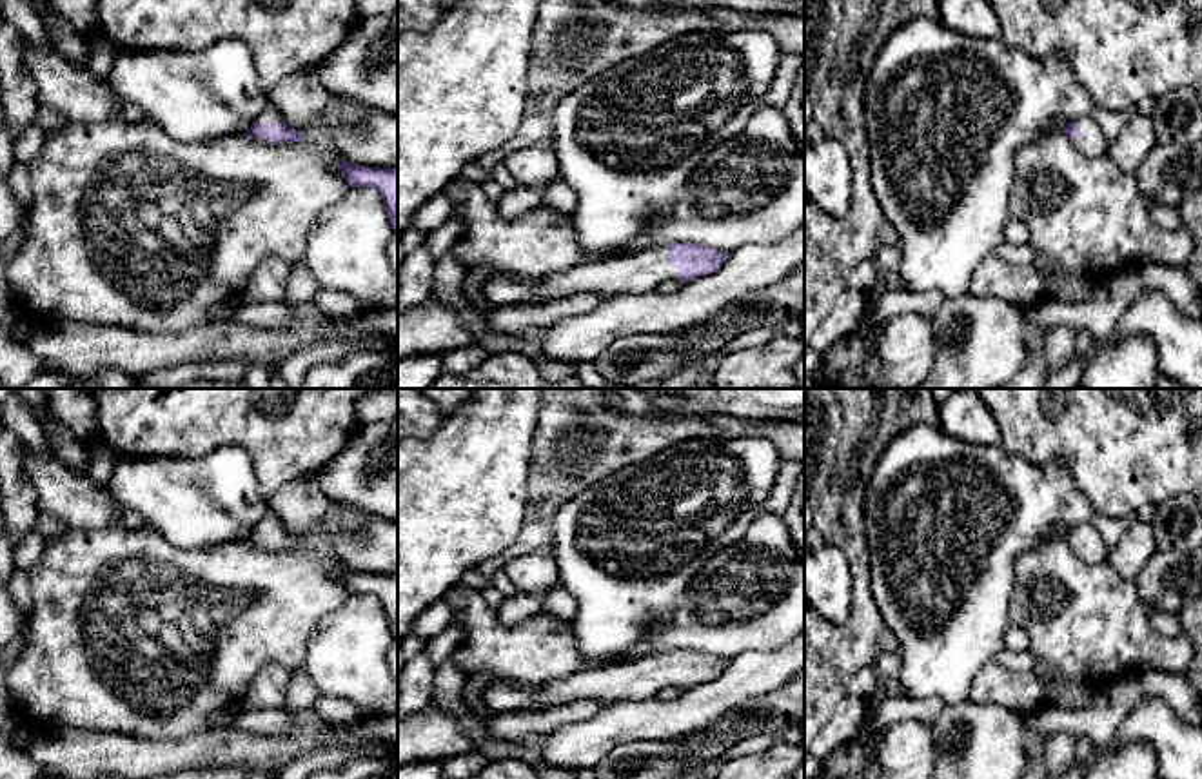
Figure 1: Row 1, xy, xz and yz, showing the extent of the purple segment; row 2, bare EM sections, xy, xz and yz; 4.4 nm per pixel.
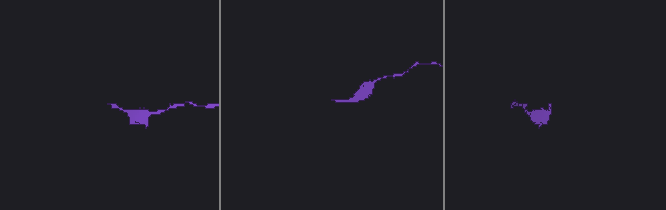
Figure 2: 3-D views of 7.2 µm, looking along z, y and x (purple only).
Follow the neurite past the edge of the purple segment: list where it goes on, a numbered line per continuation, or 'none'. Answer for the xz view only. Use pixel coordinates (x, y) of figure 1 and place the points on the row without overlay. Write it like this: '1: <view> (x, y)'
1: xz (638, 680)

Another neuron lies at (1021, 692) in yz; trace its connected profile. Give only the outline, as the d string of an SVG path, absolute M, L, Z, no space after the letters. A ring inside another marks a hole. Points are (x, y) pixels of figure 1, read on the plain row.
M990 661L973 681L970 699L997 703L1024 717L1044 706L1044 679L1033 672L1011 672Z

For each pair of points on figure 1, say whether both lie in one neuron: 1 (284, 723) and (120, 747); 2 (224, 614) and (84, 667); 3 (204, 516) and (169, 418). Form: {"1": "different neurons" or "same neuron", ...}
{"1": "different neurons", "2": "same neuron", "3": "different neurons"}

